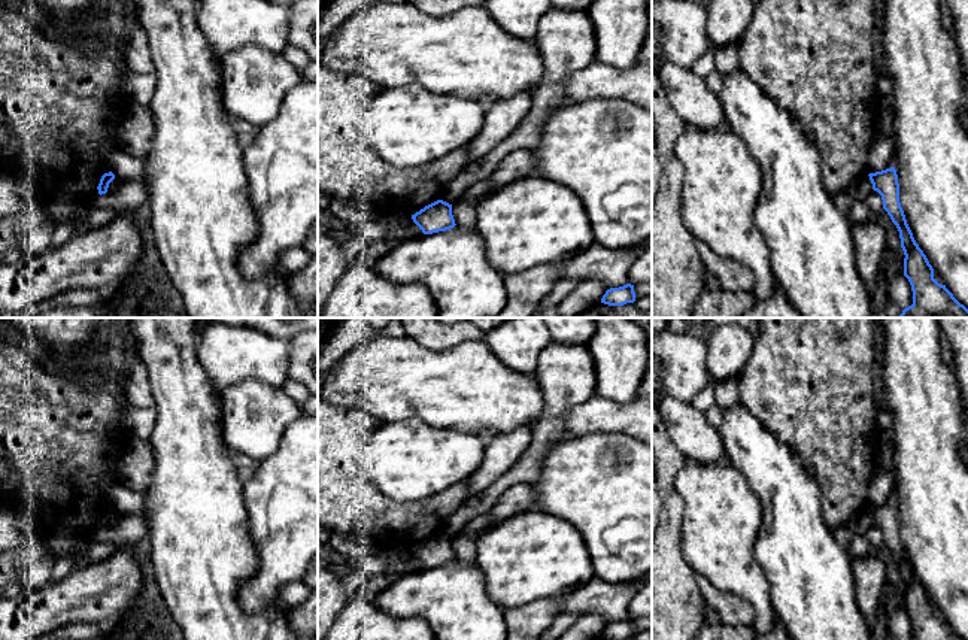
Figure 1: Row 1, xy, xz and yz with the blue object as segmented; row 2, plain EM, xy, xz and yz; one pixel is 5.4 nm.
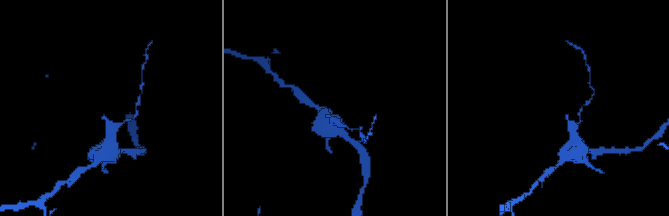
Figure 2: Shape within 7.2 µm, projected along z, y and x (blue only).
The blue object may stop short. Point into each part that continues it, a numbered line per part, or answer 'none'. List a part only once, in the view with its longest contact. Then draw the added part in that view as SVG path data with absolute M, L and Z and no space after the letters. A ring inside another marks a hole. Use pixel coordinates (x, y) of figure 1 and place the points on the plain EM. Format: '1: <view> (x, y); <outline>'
none

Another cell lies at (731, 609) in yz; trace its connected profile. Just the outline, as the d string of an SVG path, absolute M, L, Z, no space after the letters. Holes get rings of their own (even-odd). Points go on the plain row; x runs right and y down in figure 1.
M697 576L697 585L705 604L720 618L722 624L747 627L753 625L755 609L752 603L735 594L719 591L704 576Z

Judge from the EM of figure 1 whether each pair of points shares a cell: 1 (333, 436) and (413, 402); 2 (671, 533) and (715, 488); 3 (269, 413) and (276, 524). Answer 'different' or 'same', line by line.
1: different
2: different
3: different

